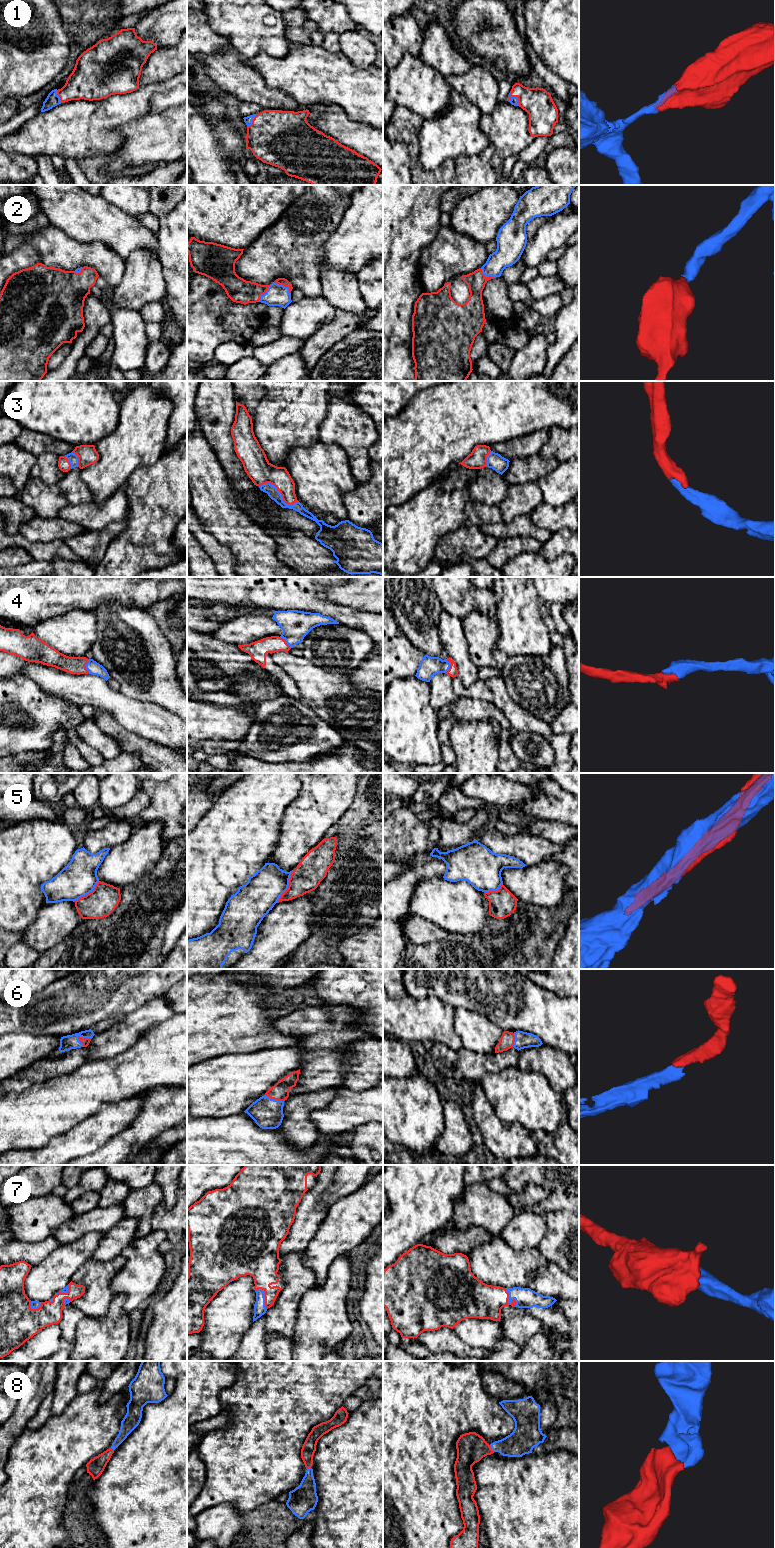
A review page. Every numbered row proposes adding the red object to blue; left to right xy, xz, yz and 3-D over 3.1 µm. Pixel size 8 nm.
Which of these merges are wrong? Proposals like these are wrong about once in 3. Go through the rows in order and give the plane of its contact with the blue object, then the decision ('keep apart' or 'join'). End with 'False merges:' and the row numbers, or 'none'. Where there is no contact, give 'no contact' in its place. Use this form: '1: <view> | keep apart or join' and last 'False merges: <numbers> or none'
1: yz | join
2: xz | join
3: xz | join
4: yz | join
5: xz | keep apart
6: xy | join
7: yz | join
8: yz | join
False merges: 5

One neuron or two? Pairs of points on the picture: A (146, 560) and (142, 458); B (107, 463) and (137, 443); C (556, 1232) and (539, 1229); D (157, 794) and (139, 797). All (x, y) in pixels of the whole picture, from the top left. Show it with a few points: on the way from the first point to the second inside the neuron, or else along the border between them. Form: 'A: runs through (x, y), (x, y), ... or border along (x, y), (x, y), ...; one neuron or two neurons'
A: border along (162, 454), (152, 464), (137, 468), (126, 483); two neurons
B: runs through (114, 461), (130, 446); one neuron
C: border along (544, 1215), (546, 1232), (537, 1247); two neurons
D: border along (140, 788), (148, 796), (149, 804), (138, 817); two neurons

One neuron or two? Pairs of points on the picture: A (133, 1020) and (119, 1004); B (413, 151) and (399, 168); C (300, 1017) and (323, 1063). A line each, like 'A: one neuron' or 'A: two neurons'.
A: two neurons
B: two neurons
C: one neuron

